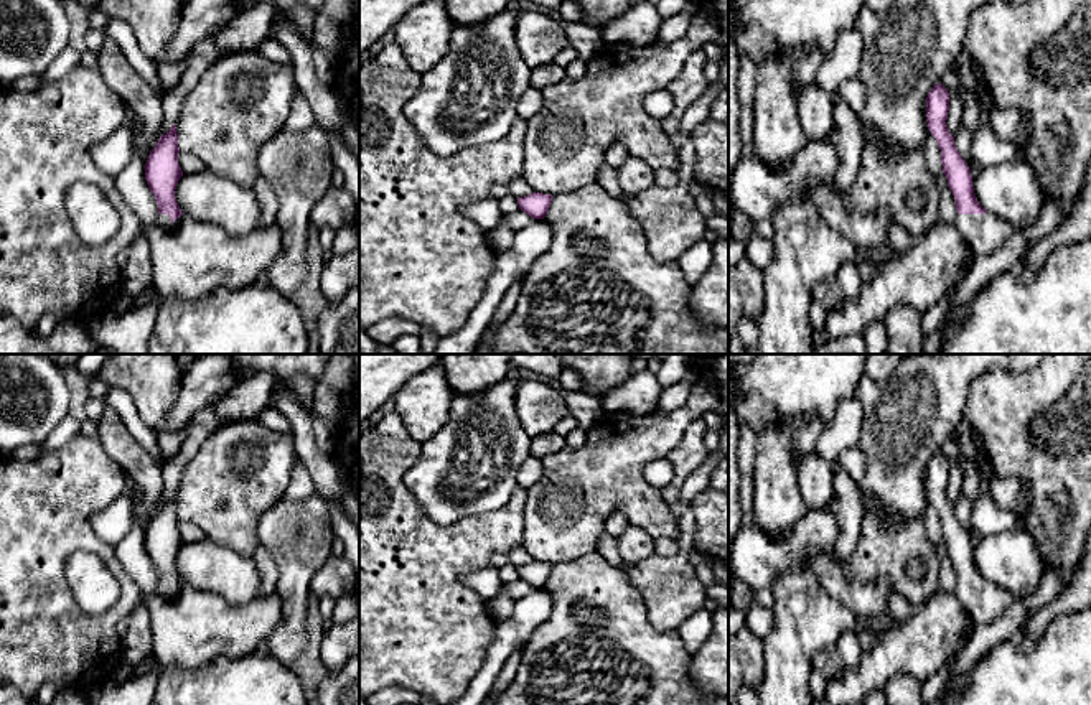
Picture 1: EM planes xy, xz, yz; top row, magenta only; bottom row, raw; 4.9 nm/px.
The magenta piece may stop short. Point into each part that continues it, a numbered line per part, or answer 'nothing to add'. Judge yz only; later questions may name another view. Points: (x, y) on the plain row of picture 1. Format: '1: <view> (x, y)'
1: yz (984, 602)

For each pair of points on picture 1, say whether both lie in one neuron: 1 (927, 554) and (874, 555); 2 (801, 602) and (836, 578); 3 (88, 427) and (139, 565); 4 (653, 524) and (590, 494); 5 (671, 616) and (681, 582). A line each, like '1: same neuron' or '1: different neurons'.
1: same neuron
2: different neurons
3: different neurons
4: same neuron
5: same neuron

